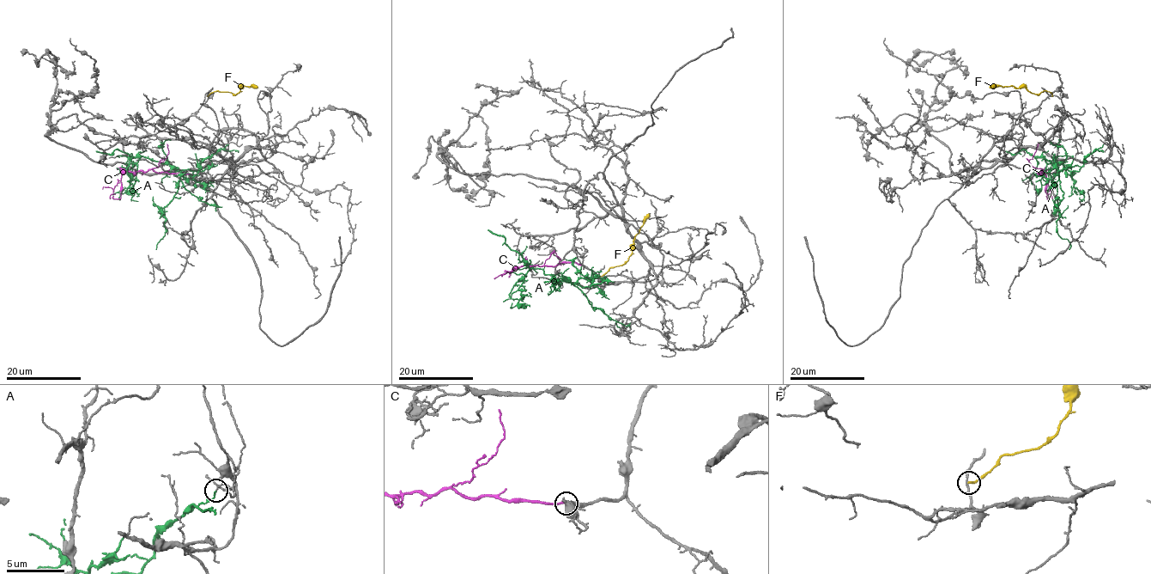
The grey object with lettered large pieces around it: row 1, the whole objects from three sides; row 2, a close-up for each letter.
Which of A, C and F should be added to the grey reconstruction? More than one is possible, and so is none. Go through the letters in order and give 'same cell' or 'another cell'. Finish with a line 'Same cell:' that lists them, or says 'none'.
A: another cell
C: same cell
F: another cell
Same cell: C

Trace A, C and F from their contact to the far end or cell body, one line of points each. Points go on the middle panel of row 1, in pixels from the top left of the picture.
A: (620, 327), (577, 286), (541, 269), (530, 269), (517, 289), (517, 302), (530, 306)
C: (580, 265), (560, 262), (555, 265), (538, 265), (505, 270)
F: (599, 276), (610, 268), (621, 265), (627, 259), (633, 248), (633, 239), (649, 213)

